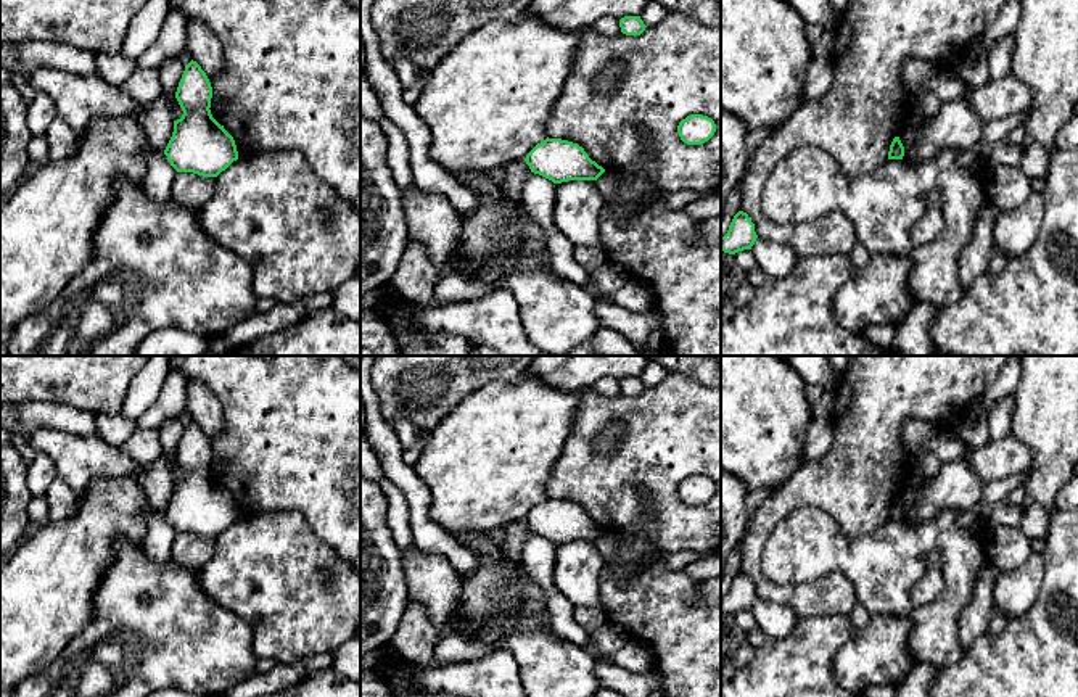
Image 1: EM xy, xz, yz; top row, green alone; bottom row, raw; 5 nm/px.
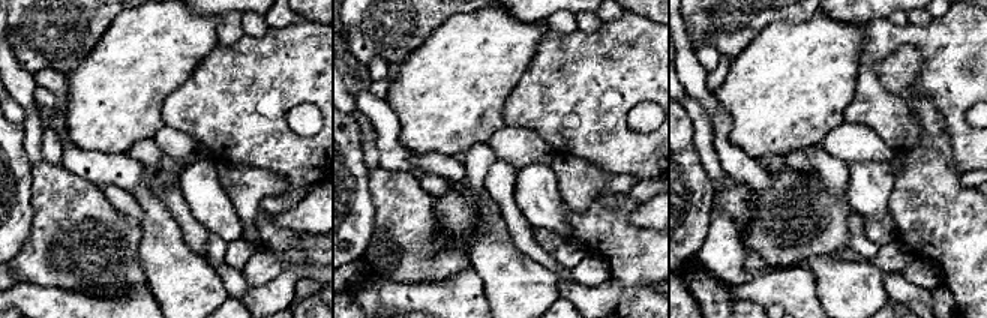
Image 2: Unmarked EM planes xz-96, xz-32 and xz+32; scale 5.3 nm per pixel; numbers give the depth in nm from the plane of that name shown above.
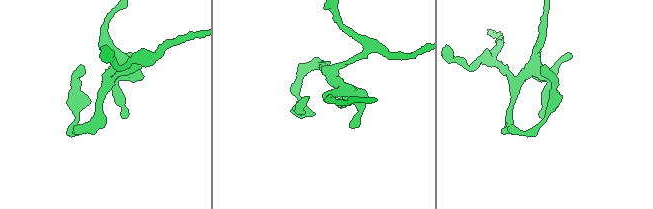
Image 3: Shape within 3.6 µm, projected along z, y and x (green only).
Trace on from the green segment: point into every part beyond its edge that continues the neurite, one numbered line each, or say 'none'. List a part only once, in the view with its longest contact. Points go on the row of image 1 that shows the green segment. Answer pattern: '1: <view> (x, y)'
none

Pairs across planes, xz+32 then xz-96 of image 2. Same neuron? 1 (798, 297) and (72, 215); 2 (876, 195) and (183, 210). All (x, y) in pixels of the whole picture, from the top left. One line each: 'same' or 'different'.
1: different
2: different

